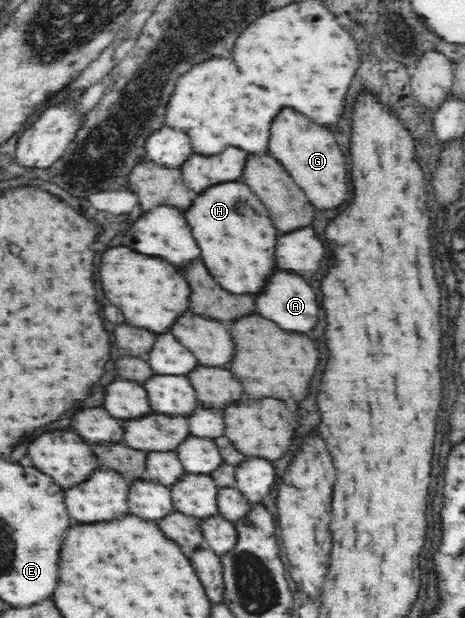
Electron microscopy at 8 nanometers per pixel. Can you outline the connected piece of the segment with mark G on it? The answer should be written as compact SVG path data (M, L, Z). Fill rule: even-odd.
M282 109L272 125L270 153L278 157L278 161L282 161L286 171L306 191L310 203L316 209L336 209L350 197L344 153L338 147L334 133L330 133L322 125L312 123L306 115L296 113L294 109Z

